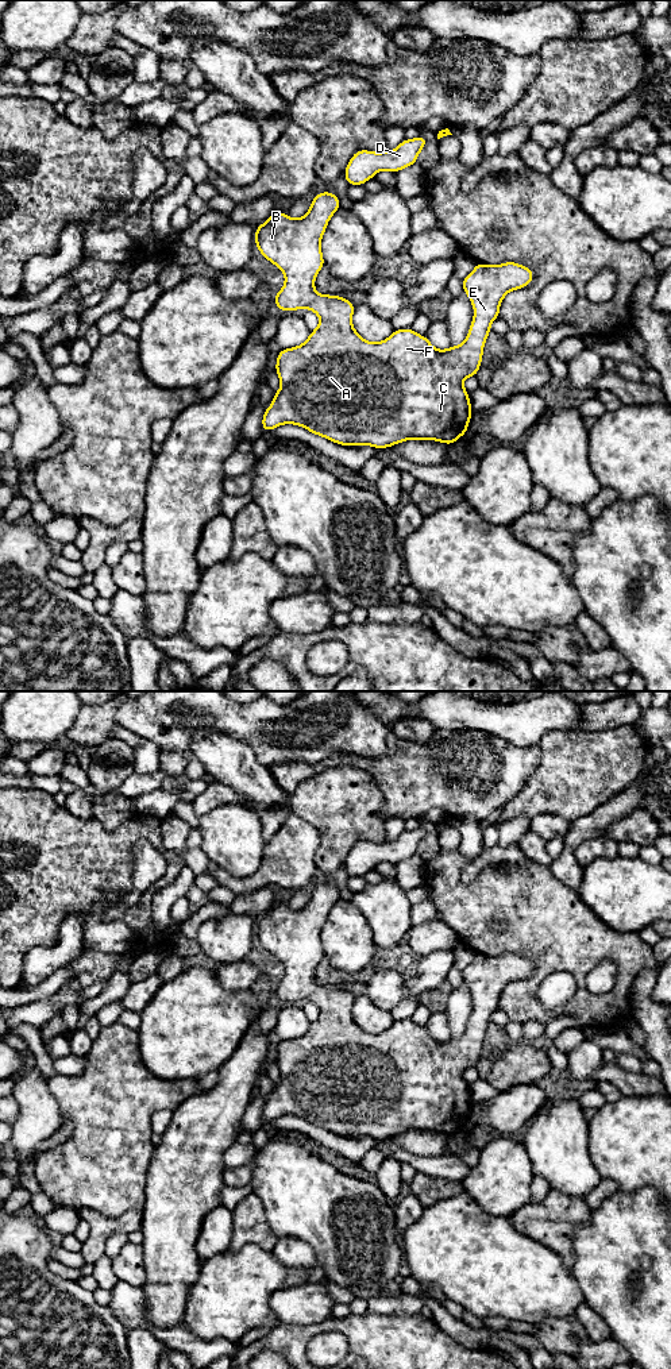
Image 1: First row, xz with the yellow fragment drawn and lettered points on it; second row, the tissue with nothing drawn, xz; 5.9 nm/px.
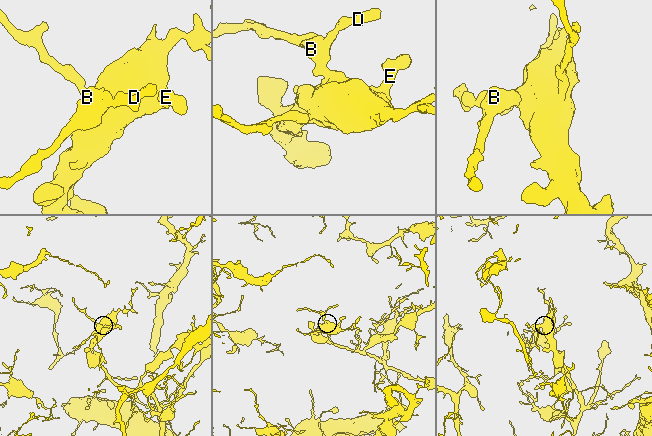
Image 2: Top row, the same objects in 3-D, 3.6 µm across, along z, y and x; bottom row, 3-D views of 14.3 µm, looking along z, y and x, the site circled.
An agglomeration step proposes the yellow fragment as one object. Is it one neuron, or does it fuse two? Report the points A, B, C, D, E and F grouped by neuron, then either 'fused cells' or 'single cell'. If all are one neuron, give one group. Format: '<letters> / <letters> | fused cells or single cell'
A B C D E F | single cell

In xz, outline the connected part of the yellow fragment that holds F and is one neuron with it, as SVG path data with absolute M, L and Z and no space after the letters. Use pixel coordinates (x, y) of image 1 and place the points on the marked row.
M321 192L302 217L273 213L255 230L255 247L285 275L282 289L274 294L278 311L311 309L320 319L319 327L302 344L278 352L275 373L281 387L263 413L262 428L267 432L294 424L339 446L371 446L377 450L412 439L454 444L467 433L473 414L463 381L479 371L490 325L500 317L504 297L528 286L533 271L513 261L502 265L475 263L474 270L462 279L474 317L459 346L437 350L412 328L394 329L382 342L367 342L352 325L355 305L342 296L319 294L315 288L315 278L324 267L321 238L339 208L335 193Z

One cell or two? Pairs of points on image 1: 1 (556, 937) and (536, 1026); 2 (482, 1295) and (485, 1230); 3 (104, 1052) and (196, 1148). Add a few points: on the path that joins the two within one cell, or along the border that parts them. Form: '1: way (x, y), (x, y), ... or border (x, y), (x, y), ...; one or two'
1: border (523, 1024), (540, 1021), (544, 1025); two
2: way (485, 1279), (485, 1246); one
3: border (199, 1094), (185, 1099), (172, 1111); two

